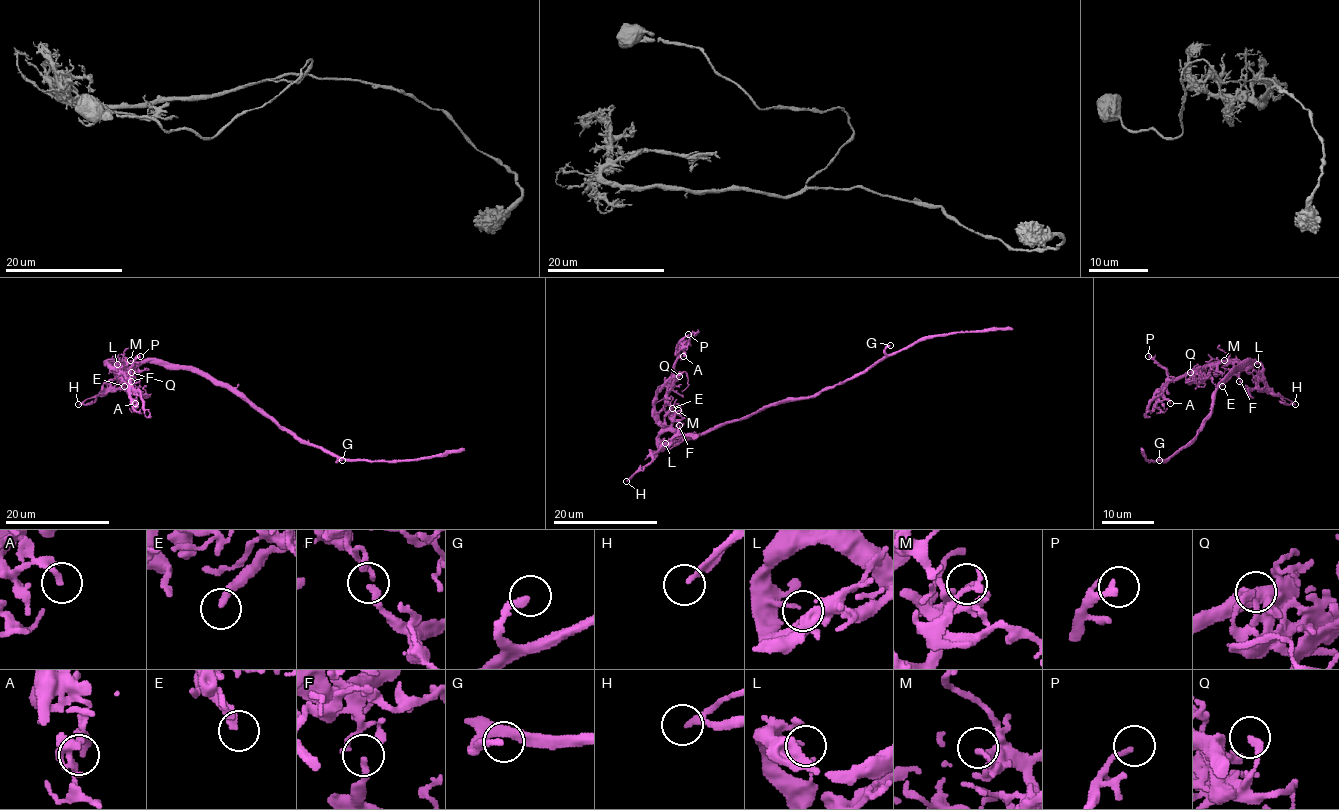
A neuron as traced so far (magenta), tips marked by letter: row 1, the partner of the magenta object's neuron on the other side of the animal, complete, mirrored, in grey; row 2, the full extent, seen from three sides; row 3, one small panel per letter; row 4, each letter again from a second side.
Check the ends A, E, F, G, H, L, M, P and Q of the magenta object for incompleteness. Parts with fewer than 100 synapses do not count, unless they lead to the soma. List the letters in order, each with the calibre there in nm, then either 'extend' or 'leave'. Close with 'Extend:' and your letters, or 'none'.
A: 240 nm | leave
E: 280 nm | leave
F: 180 nm | leave
G: 240 nm | extend
H: 120 nm | leave
L: 180 nm | leave
M: 180 nm | leave
P: 200 nm | leave
Q: 240 nm | leave
Extend: G

